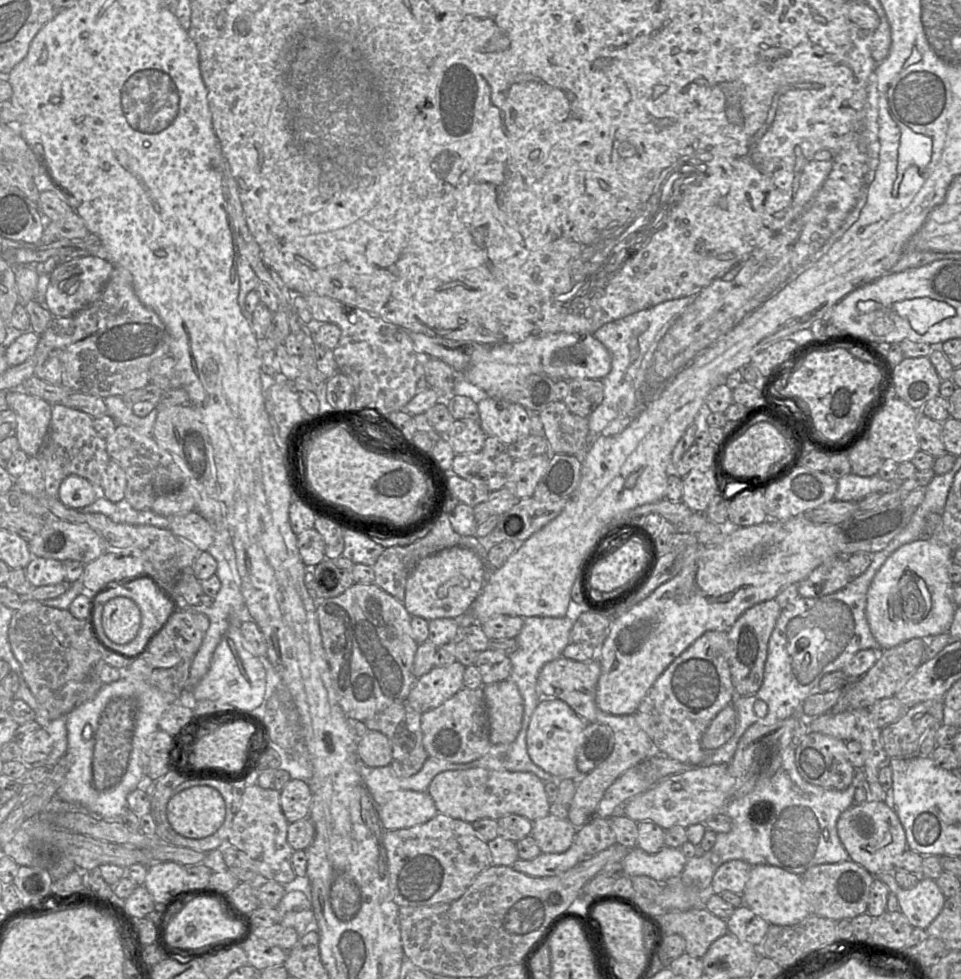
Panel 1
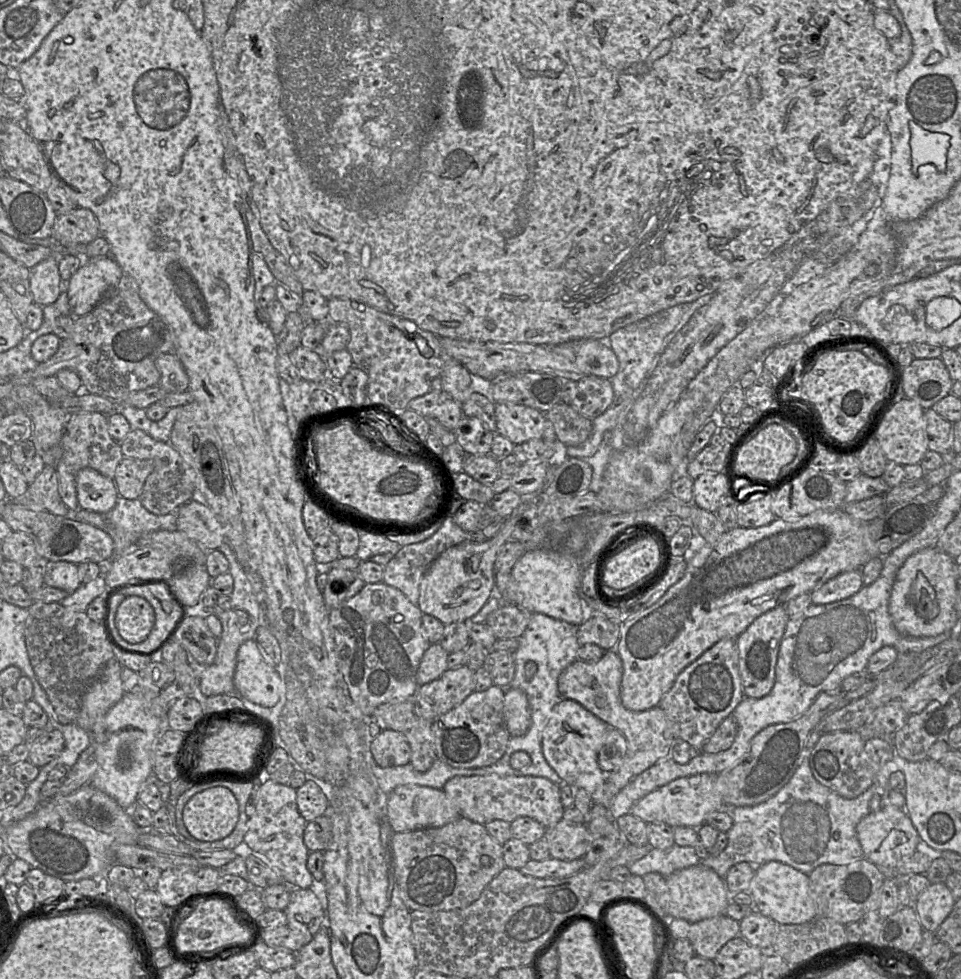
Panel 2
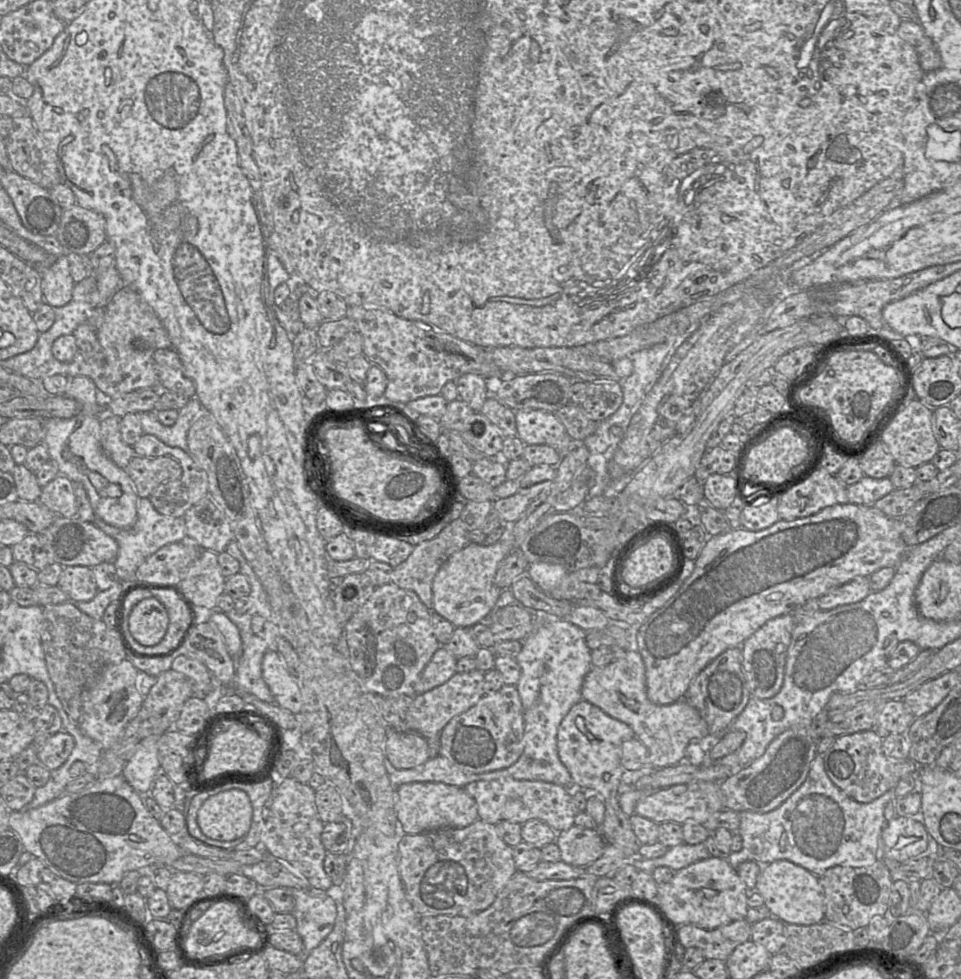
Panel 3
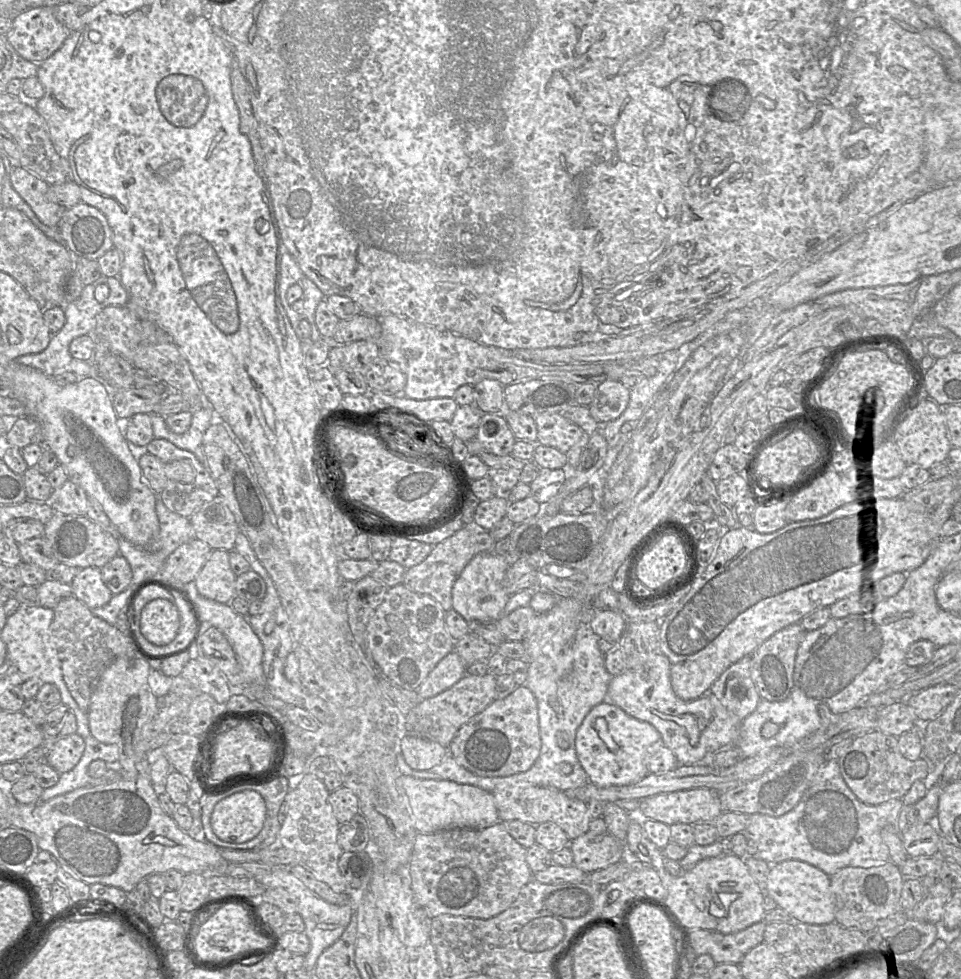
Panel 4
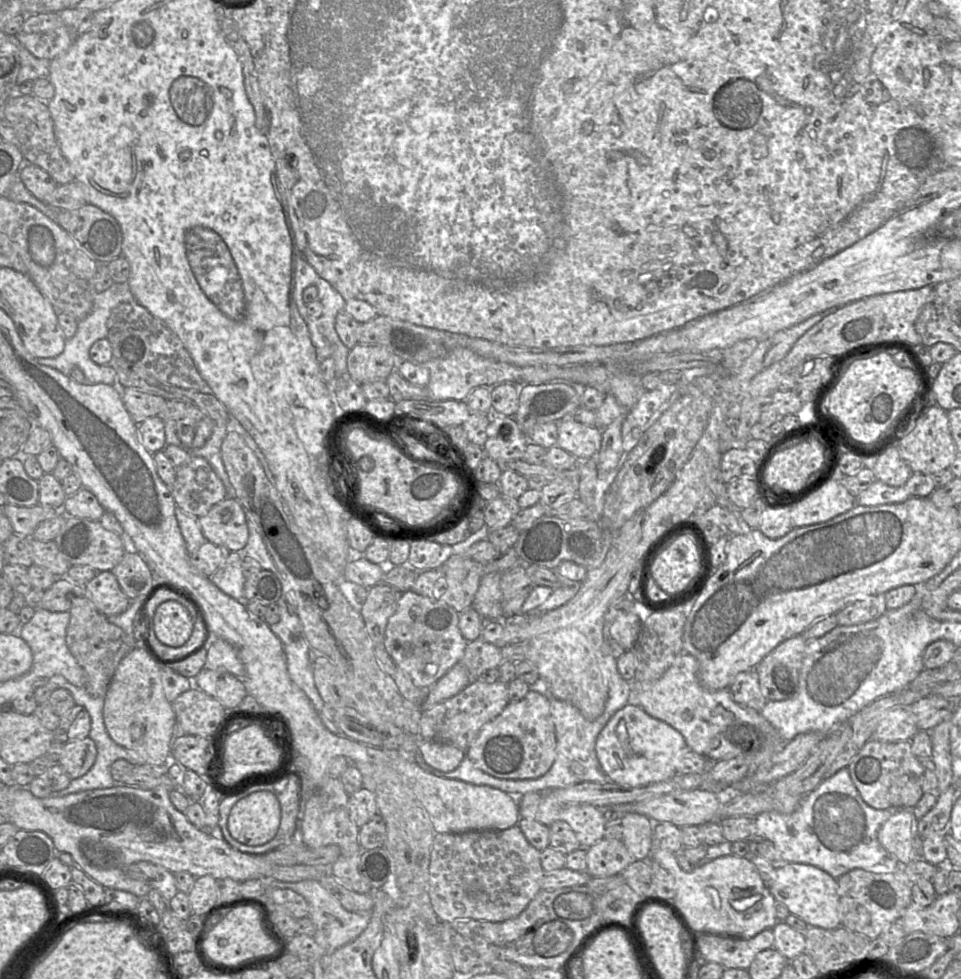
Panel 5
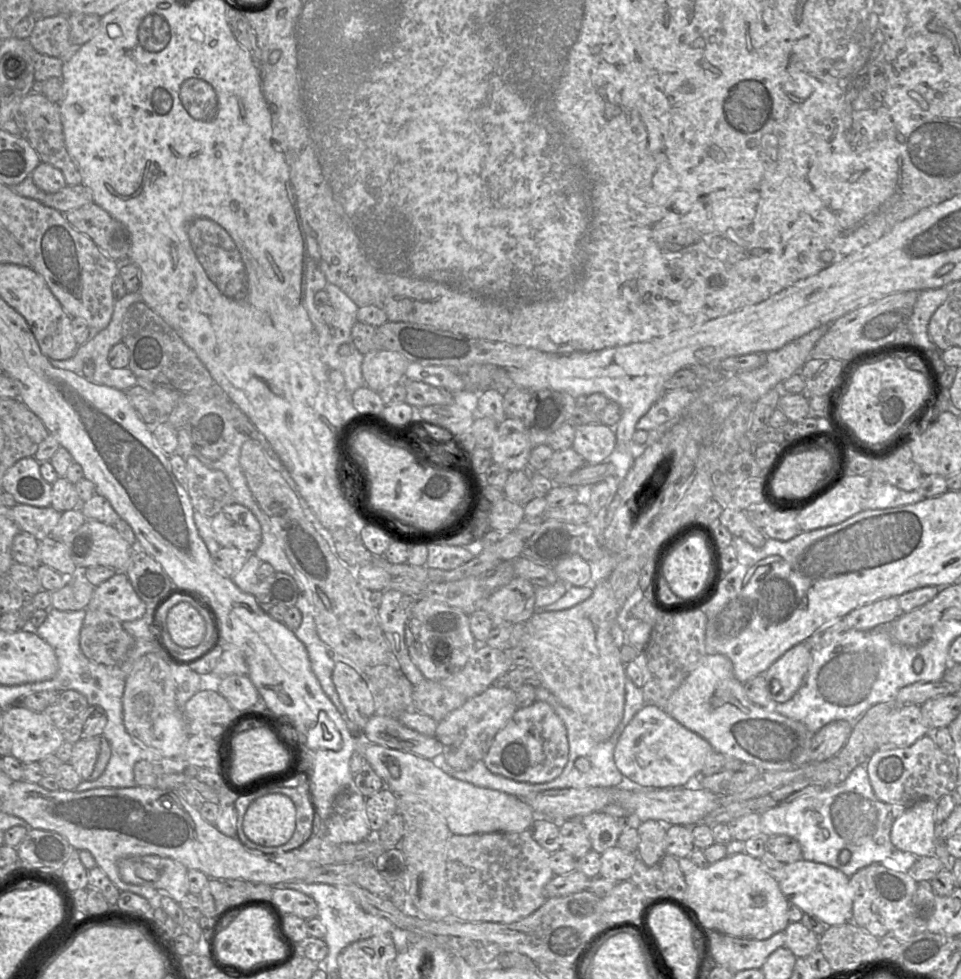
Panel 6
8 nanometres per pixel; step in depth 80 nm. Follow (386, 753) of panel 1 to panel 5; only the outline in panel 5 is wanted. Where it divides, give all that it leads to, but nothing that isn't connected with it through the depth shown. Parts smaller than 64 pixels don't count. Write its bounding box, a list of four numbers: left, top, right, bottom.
[417,739,466,772]

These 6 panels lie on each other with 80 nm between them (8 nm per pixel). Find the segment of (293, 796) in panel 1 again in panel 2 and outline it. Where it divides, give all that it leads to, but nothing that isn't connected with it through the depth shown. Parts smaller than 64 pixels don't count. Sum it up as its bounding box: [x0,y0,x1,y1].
[296,779,330,821]

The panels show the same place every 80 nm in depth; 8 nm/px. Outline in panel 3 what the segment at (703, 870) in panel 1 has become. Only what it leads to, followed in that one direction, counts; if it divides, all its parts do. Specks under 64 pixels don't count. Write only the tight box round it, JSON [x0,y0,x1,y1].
[726,754,896,876]

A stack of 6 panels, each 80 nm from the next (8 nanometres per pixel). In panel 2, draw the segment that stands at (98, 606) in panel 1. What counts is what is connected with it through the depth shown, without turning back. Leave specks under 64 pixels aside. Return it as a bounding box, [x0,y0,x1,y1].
[114,584,184,651]

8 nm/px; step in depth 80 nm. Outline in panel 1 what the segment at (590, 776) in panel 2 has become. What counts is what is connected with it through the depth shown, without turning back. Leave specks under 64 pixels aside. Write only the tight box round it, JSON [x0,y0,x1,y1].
[527,698,588,782]

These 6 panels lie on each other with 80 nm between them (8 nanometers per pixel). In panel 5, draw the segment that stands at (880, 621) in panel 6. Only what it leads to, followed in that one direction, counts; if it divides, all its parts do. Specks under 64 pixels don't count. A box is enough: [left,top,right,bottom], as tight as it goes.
[837,594,887,626]

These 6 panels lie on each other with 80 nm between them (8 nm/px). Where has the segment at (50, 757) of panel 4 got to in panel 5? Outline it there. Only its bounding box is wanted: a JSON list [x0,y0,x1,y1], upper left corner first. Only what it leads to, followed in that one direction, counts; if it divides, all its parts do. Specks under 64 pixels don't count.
[57,737,96,779]

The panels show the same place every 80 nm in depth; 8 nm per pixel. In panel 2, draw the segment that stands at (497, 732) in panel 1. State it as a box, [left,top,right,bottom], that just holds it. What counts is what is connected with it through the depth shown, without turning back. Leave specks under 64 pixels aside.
[503,686,531,737]

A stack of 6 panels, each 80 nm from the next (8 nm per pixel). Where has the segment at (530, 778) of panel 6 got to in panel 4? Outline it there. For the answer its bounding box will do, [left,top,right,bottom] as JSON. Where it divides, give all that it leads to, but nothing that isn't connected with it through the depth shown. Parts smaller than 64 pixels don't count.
[447,686,542,777]

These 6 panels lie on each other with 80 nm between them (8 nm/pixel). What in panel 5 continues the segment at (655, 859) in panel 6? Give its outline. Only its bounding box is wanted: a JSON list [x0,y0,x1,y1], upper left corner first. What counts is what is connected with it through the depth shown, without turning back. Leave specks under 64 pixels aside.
[619,812,654,860]

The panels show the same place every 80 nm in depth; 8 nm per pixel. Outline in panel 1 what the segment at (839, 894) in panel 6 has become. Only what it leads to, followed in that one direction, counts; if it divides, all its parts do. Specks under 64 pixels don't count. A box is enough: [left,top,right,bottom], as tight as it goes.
[742,865,811,926]

